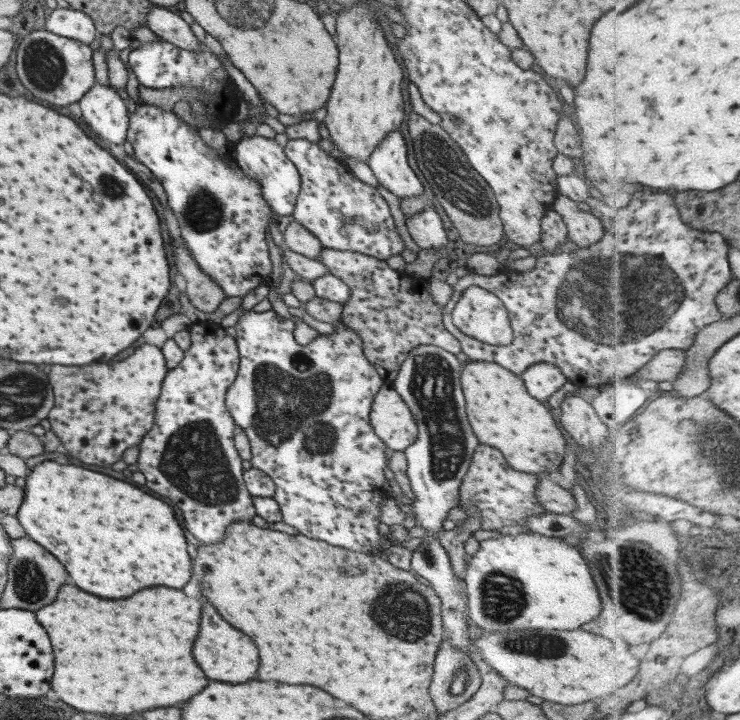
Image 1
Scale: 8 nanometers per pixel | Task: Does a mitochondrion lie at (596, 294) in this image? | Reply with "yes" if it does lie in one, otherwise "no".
yes

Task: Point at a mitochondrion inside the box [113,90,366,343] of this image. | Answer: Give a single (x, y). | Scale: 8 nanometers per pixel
(203, 212)

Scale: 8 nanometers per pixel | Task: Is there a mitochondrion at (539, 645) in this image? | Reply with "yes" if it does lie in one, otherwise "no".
yes

